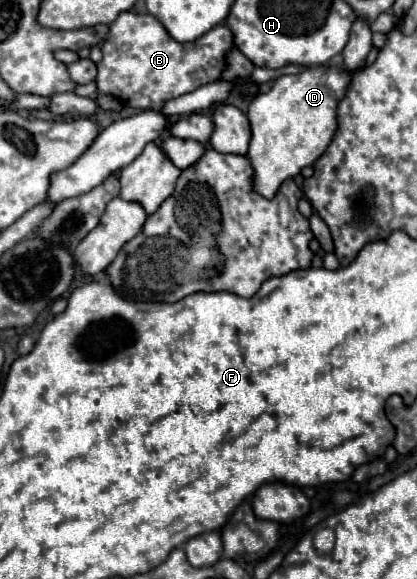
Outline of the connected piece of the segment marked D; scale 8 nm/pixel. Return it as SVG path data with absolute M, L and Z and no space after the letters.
M339 64L307 68L305 72L299 72L299 74L279 76L269 92L257 94L251 100L247 110L249 122L251 122L251 144L249 144L247 158L253 166L253 190L257 194L271 200L285 180L295 178L305 166L311 166L327 150L337 128L337 116L335 116L337 102L343 98L349 86L349 78L351 78L351 72Z

